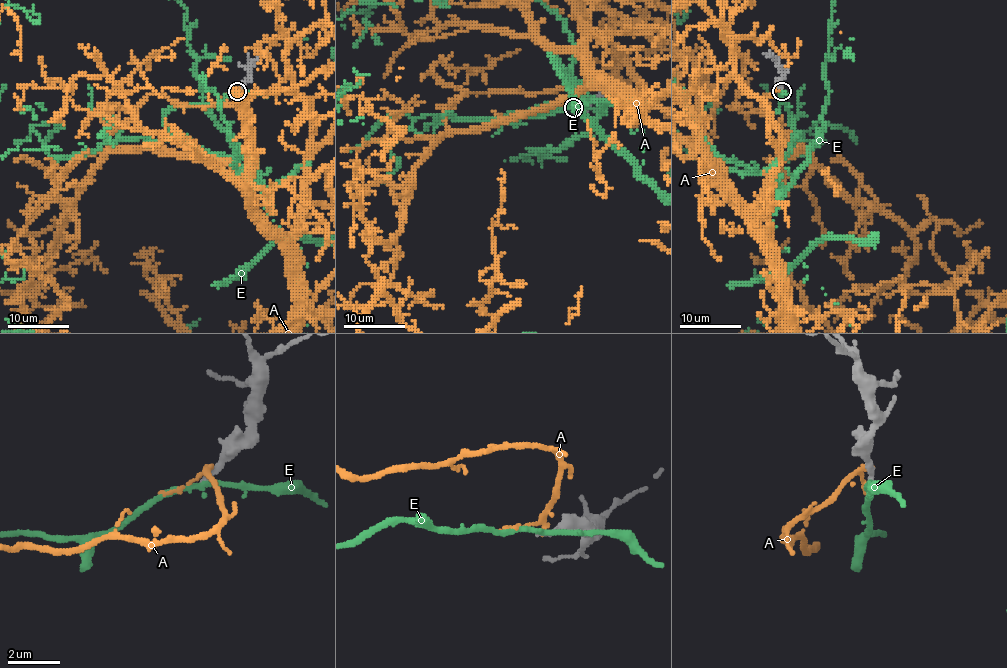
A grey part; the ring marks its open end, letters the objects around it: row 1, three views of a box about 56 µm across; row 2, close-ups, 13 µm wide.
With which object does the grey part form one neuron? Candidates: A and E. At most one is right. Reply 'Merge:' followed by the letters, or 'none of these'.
Merge: none of these

